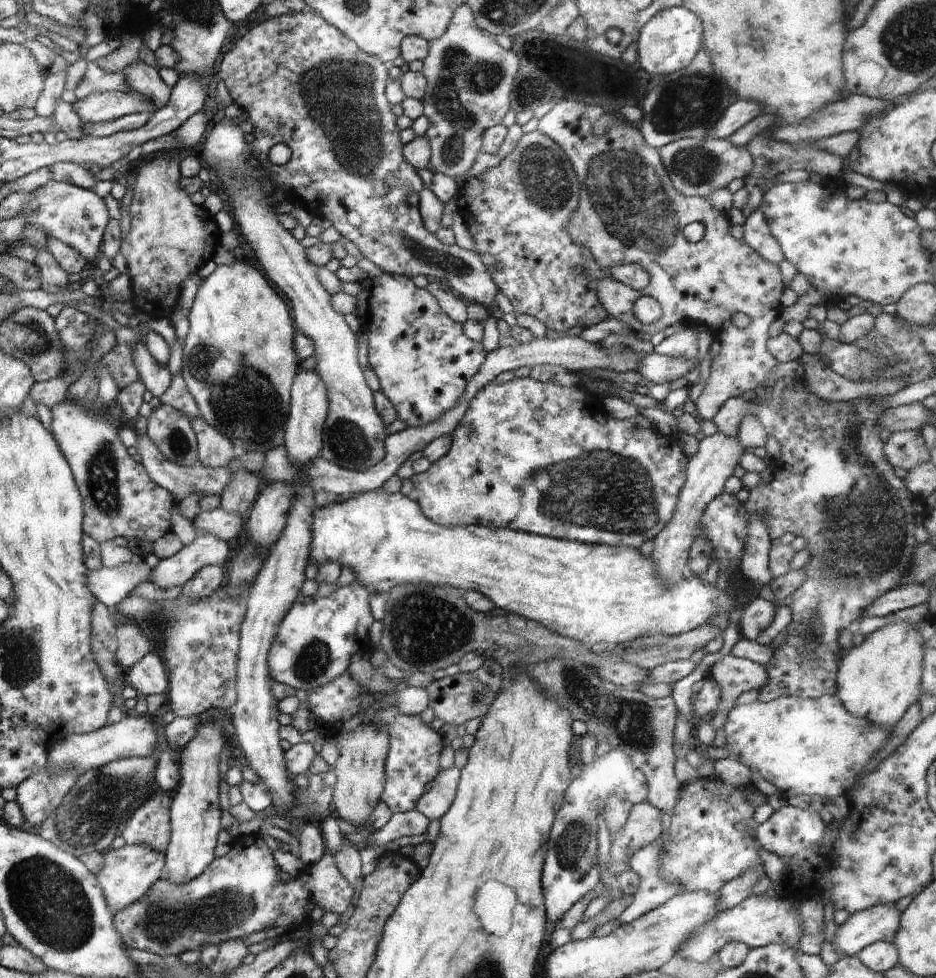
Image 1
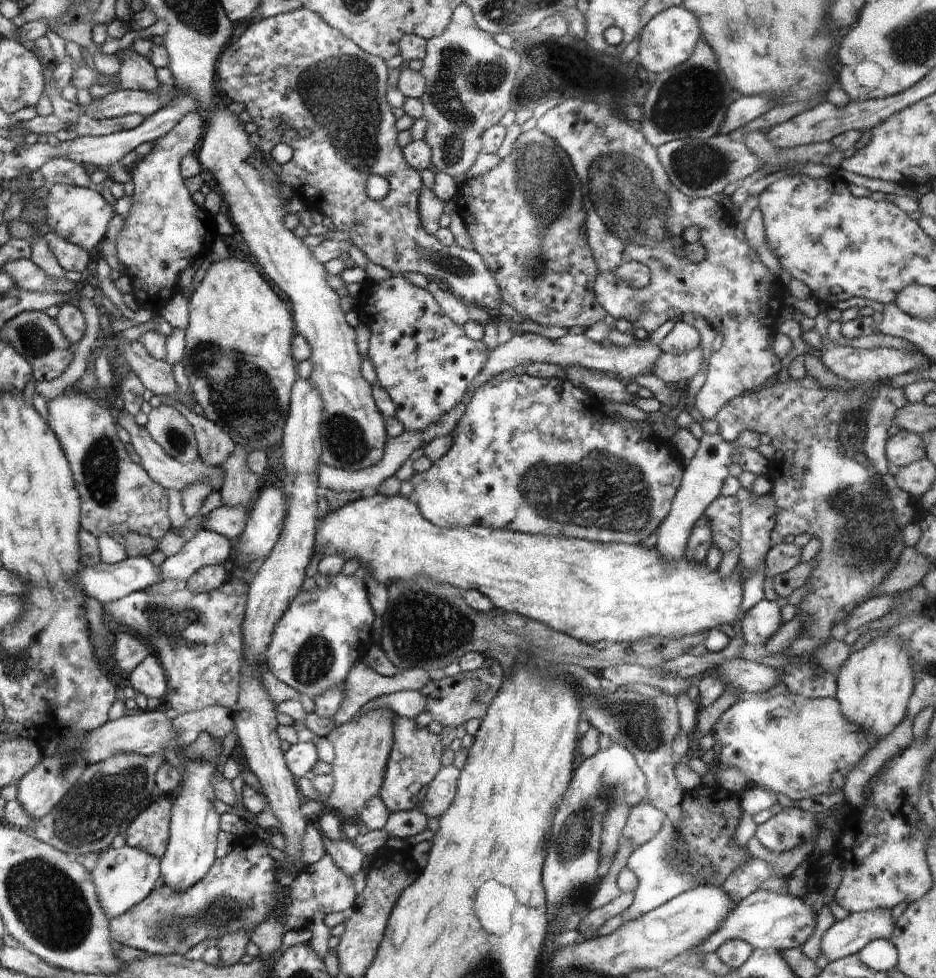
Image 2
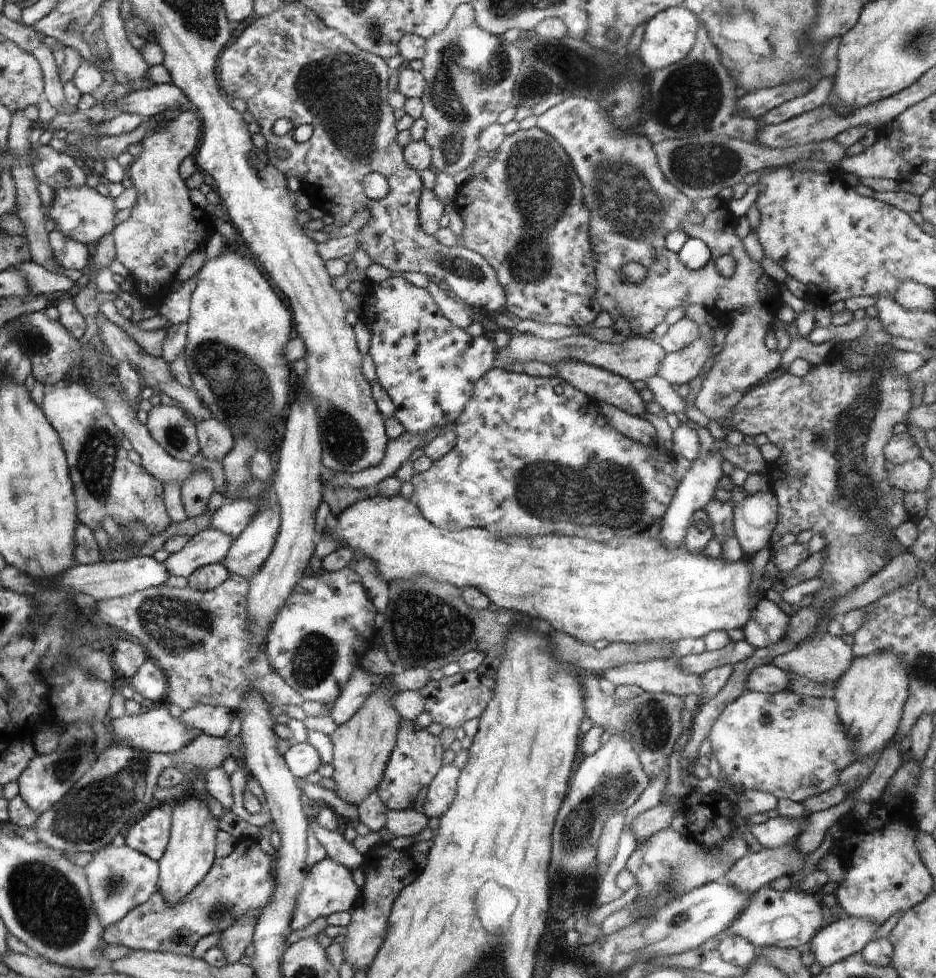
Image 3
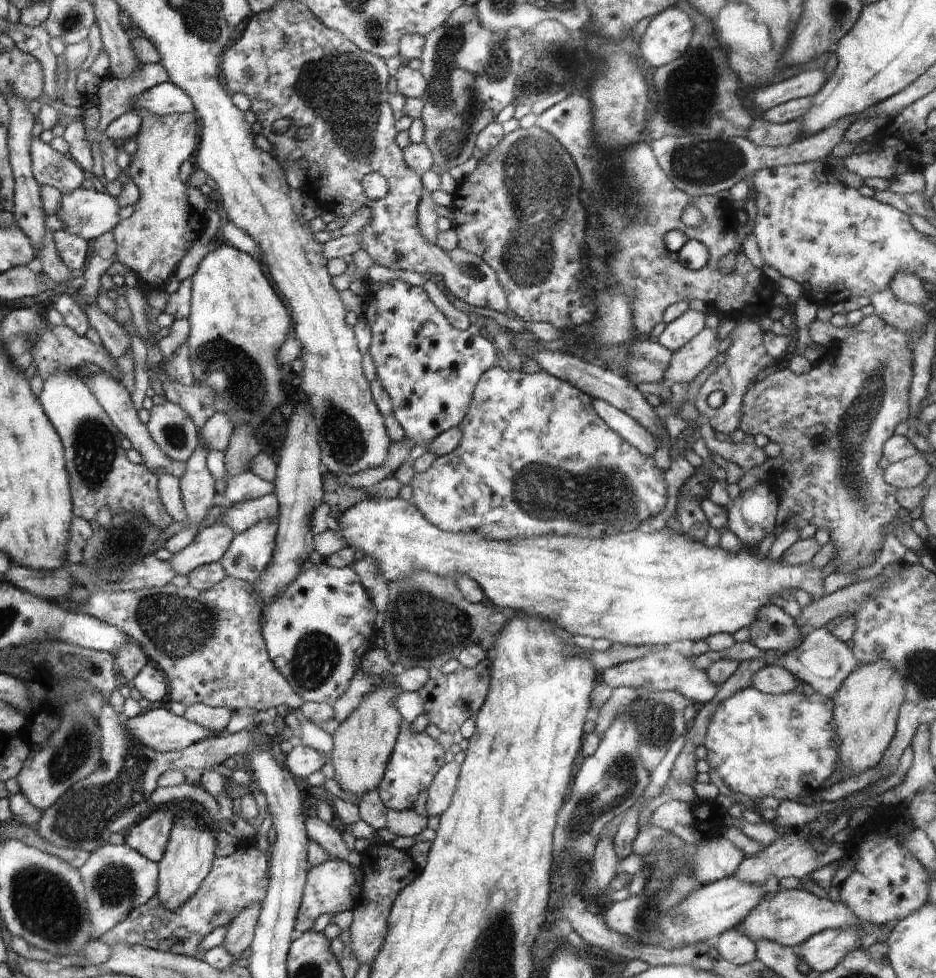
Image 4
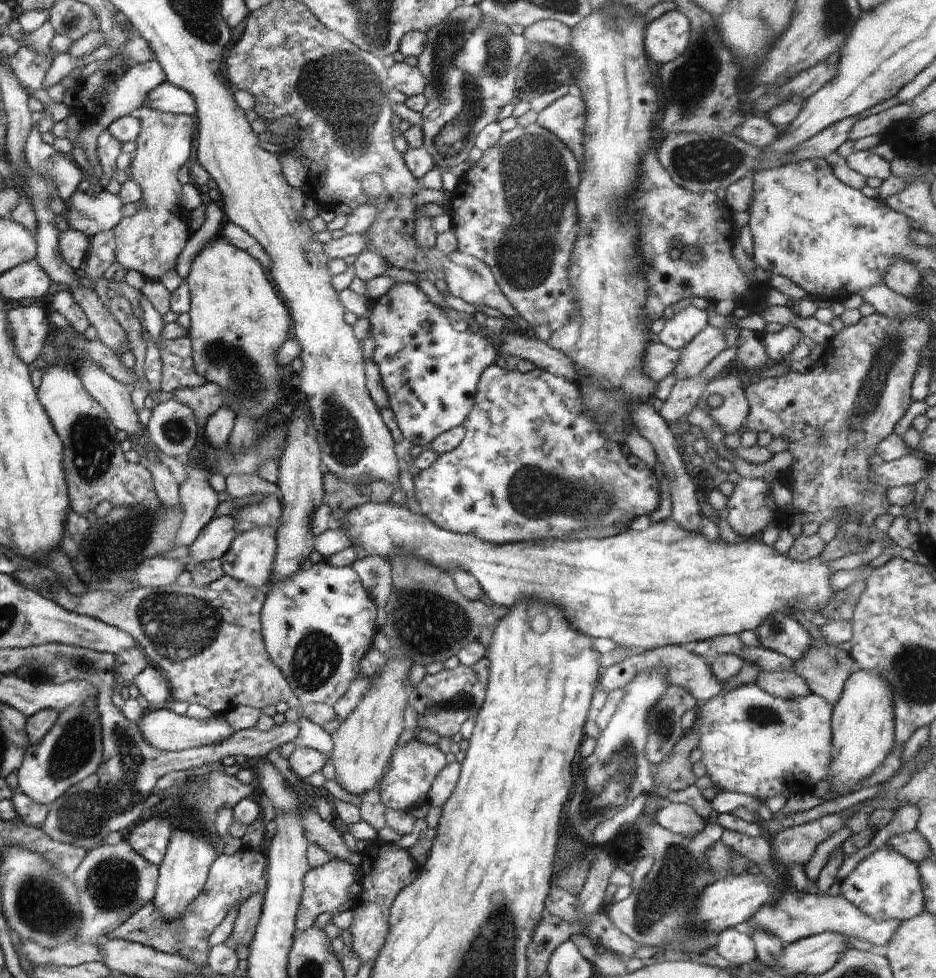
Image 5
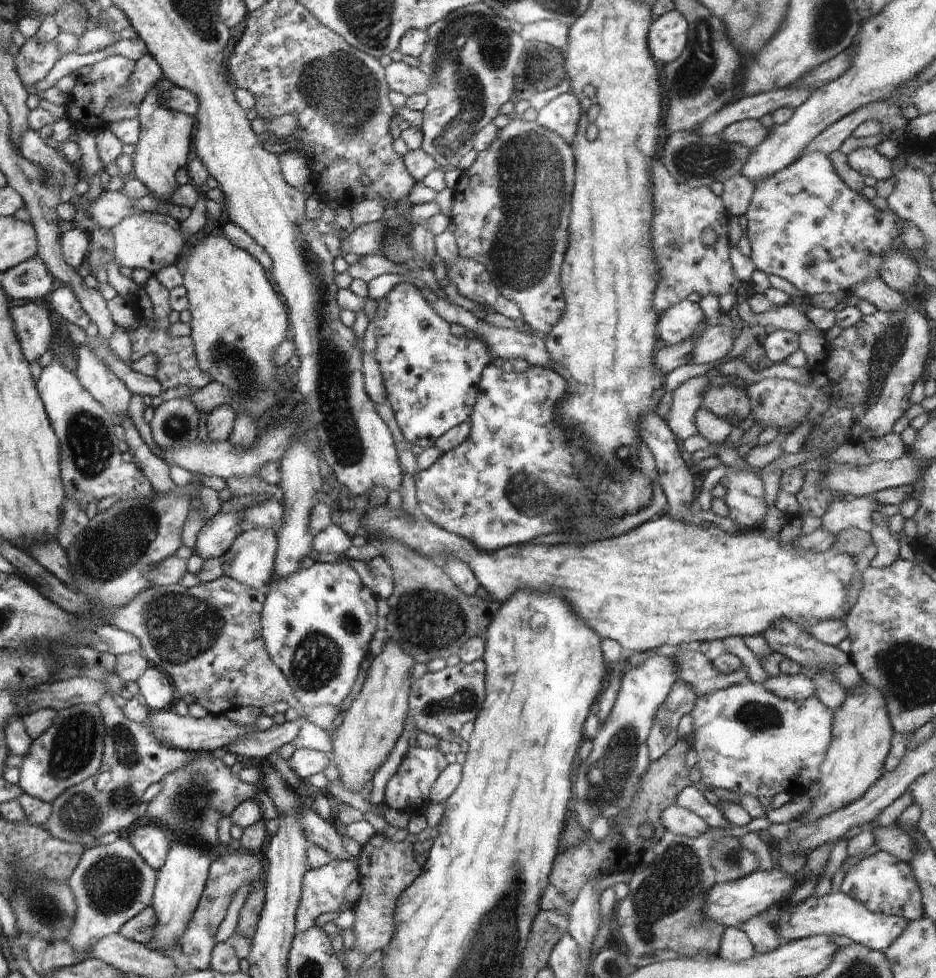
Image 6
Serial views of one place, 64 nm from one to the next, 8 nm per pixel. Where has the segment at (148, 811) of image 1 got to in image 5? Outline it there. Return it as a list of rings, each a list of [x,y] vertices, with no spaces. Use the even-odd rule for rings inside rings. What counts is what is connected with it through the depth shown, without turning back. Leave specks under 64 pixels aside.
[[[147,816],[137,823],[127,841],[148,862],[159,867],[164,860],[173,829],[168,818]]]

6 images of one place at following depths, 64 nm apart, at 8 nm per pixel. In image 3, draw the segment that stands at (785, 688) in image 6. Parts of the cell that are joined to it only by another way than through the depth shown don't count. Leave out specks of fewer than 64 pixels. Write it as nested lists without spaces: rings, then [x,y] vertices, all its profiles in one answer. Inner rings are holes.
[[[772,663],[754,668],[746,678],[746,690],[764,694],[784,691],[788,686],[788,673],[776,668]]]

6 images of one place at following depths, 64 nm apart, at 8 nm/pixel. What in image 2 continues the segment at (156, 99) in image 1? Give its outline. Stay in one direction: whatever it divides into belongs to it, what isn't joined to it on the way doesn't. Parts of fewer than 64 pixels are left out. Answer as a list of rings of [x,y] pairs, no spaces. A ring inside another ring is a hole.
[[[132,48],[122,49],[118,56],[120,68],[116,75],[122,89],[142,92],[160,90],[162,84],[156,78],[156,67],[146,57],[140,56]]]

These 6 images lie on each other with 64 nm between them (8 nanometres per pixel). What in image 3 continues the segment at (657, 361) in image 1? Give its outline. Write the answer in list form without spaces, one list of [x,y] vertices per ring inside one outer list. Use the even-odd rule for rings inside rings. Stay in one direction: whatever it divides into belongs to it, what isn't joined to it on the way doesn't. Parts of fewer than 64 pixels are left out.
[[[699,336],[696,338],[696,342],[692,342],[684,350],[665,353],[661,362],[661,377],[671,385],[682,386],[682,384],[690,383],[690,380],[702,372],[703,364],[710,357],[714,346],[713,340],[706,340]]]

